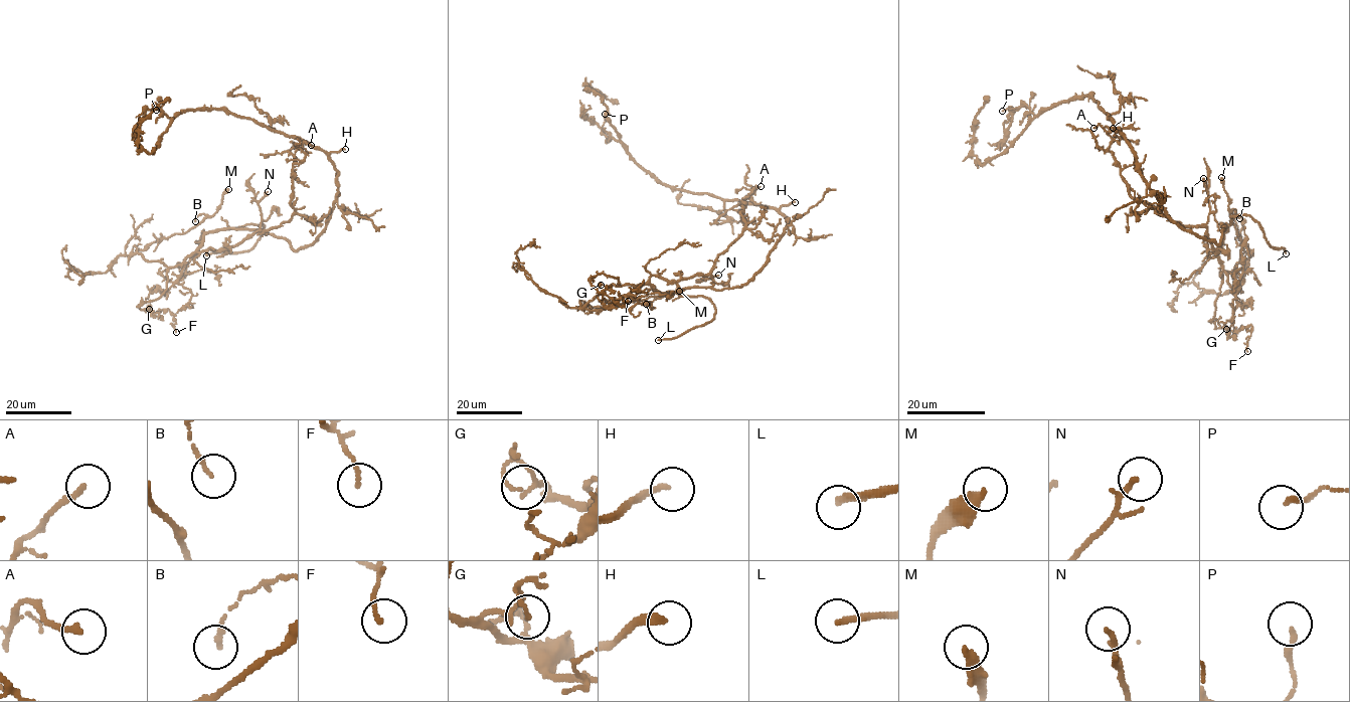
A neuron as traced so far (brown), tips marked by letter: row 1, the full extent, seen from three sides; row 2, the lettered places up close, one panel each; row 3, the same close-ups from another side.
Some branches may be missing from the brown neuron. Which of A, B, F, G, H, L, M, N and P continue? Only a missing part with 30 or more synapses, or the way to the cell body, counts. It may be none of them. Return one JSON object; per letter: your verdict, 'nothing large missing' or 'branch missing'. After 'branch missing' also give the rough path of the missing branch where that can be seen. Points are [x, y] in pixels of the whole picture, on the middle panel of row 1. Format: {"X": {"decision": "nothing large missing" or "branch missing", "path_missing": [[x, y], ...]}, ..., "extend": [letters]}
{"A": {"decision": "nothing large missing"}, "B": {"decision": "nothing large missing"}, "F": {"decision": "nothing large missing"}, "G": {"decision": "nothing large missing"}, "H": {"decision": "branch missing", "path_missing": [[795, 202], [812, 202], [820, 212], [817, 213], [833, 221]]}, "L": {"decision": "branch missing", "path_missing": [[658, 340], [552, 334], [514, 327], [506, 333], [509, 334]]}, "M": {"decision": "nothing large missing"}, "N": {"decision": "nothing large missing"}, "P": {"decision": "nothing large missing"}, "extend": ["H", "L"]}

